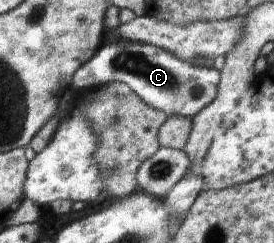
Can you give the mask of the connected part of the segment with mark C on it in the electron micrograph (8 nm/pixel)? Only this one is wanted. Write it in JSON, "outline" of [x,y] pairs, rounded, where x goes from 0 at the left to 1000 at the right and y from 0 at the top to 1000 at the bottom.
{"outline":[[[427,165],[394,173],[358,226],[307,263],[270,317],[263,362],[303,379],[434,333],[474,354],[518,416],[617,477],[686,477],[704,490],[796,395],[803,296],[777,276],[682,263],[606,206],[522,181]]]}

